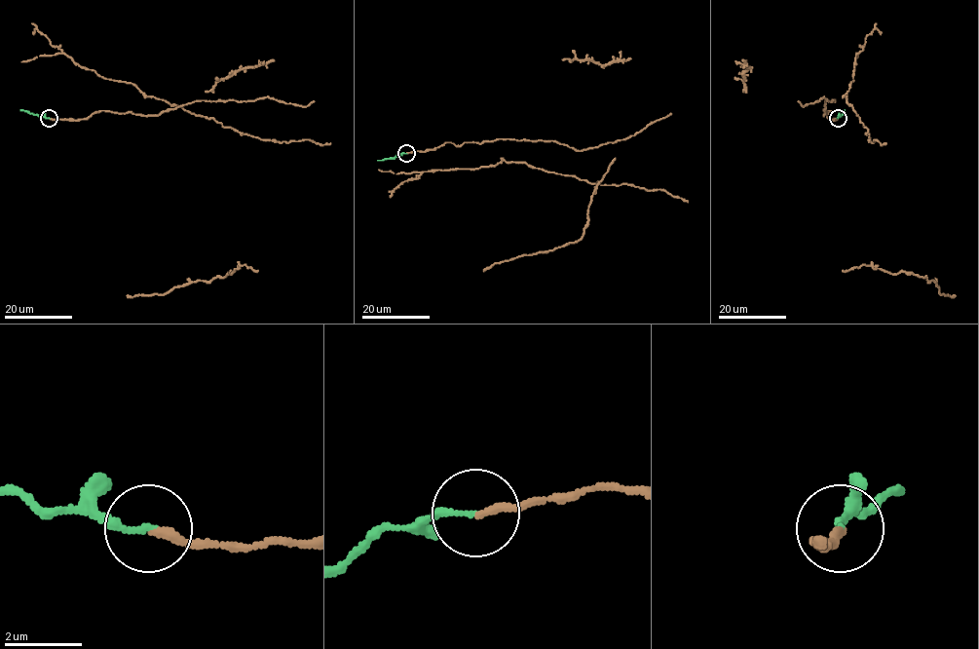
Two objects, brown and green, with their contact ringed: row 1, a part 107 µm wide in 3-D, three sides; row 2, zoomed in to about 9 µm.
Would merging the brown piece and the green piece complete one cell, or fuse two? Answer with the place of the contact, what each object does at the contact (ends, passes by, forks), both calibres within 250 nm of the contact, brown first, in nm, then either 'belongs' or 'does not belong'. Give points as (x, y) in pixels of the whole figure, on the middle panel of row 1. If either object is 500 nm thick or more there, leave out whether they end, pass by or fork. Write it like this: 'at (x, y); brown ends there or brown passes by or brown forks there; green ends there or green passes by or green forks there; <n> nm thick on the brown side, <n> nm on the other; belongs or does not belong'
at (406, 153); brown ends there; green ends there; 200 nm thick on the brown side, 180 nm on the other; belongs

